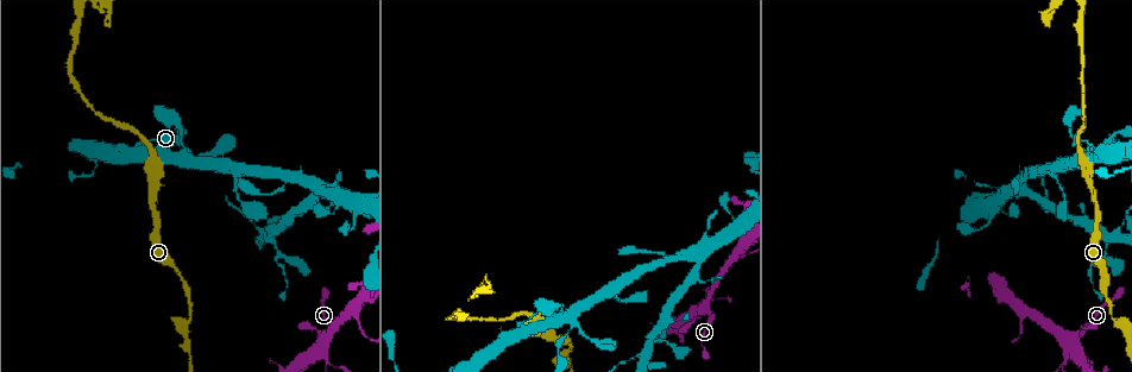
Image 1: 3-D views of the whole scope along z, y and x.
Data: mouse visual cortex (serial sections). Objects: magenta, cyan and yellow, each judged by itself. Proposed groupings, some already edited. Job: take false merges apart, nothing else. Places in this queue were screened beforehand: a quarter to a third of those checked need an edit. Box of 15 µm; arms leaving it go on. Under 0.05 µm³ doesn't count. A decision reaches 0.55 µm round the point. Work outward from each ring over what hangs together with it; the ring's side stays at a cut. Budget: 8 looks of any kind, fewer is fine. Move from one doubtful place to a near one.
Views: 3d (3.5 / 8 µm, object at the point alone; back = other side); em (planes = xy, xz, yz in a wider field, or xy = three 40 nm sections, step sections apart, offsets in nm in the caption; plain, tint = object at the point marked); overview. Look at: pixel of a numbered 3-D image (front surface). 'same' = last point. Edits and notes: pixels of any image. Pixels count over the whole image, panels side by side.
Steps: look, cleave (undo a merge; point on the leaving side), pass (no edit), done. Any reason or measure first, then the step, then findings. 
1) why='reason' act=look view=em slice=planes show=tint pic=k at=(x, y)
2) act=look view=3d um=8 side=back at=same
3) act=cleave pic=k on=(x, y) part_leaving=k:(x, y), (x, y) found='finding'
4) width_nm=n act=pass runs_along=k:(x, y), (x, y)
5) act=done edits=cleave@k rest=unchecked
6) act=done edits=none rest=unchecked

why='branch point' act=look view=3d um=3.5 pic=1 at=(156, 182)

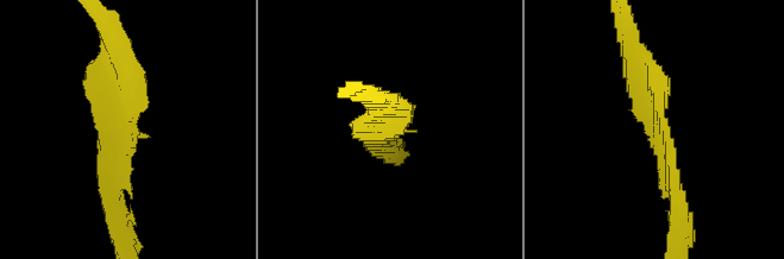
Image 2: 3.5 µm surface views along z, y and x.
why='shape alone is not enough' act=look view=em slice=xy step=1 show=tint pic=2 at=(656, 122)

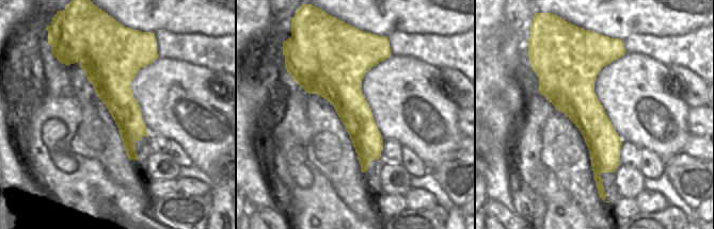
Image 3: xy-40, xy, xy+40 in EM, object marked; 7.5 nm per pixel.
why='cut it another way' act=look view=em slice=planes show=tint at=same

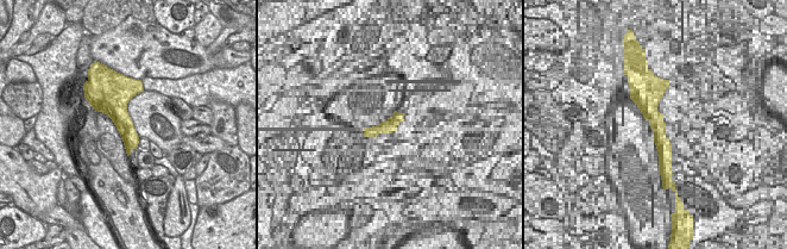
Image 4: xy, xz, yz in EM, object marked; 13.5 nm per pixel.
act=pass runs_along=2:(678, 195), (633, 49) found='all the same cell'

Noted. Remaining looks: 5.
why='calibre changes' act=look view=3d um=3.5 side=back pic=1 at=(247, 206)

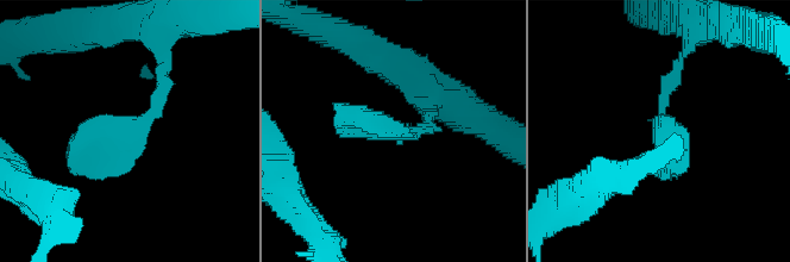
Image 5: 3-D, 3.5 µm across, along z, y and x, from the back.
act=look view=em slice=xy step=3 show=plain pic=5 at=(124, 130)

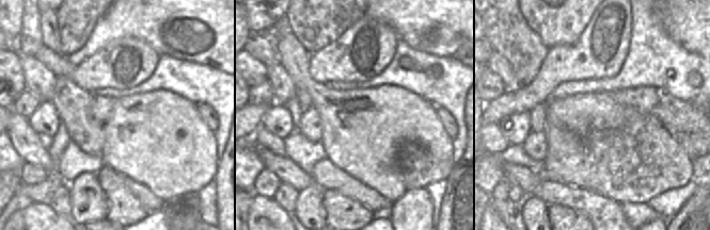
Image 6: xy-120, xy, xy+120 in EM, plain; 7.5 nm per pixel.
act=look view=em slice=xy step=3 show=tint at=same

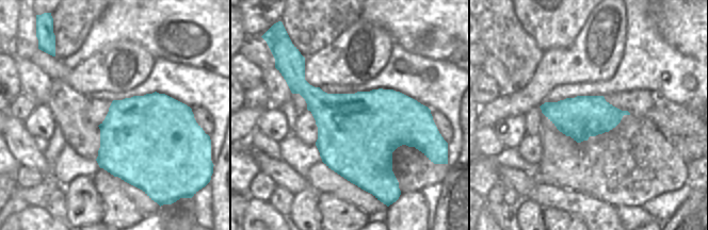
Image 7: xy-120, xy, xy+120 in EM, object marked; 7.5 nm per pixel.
act=pass found='one cell here'

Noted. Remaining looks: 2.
why='branch point' act=look view=3d um=3.5 side=back pic=1 at=(1023, 309)

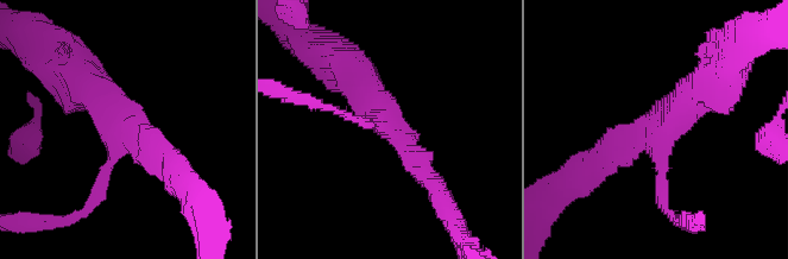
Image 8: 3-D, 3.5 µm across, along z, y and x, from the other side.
arms=3 arm_widths_nm=150,300,450 act=look view=em slice=xy step=5 show=tint pic=8 at=(131, 129)

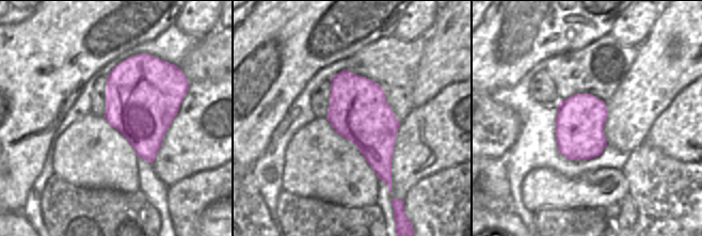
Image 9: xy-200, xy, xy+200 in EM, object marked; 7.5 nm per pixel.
act=pass runs_along=8:(437, 189), (357, 80) found='one cell here'

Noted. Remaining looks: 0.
act=done edits=none rest=unchecked

